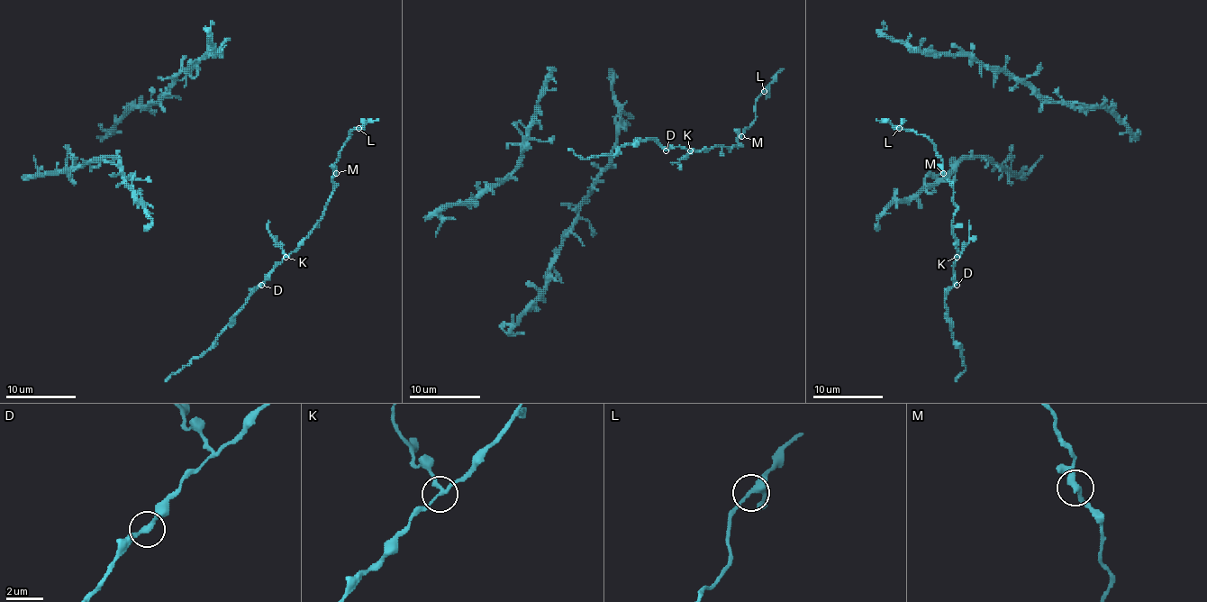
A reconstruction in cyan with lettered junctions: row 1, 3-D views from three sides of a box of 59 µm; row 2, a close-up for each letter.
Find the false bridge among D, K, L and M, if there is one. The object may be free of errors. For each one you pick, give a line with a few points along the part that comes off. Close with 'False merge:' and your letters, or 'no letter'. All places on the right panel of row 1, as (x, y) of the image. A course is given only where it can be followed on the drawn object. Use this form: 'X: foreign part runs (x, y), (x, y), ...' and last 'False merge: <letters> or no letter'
False merge: no letter

